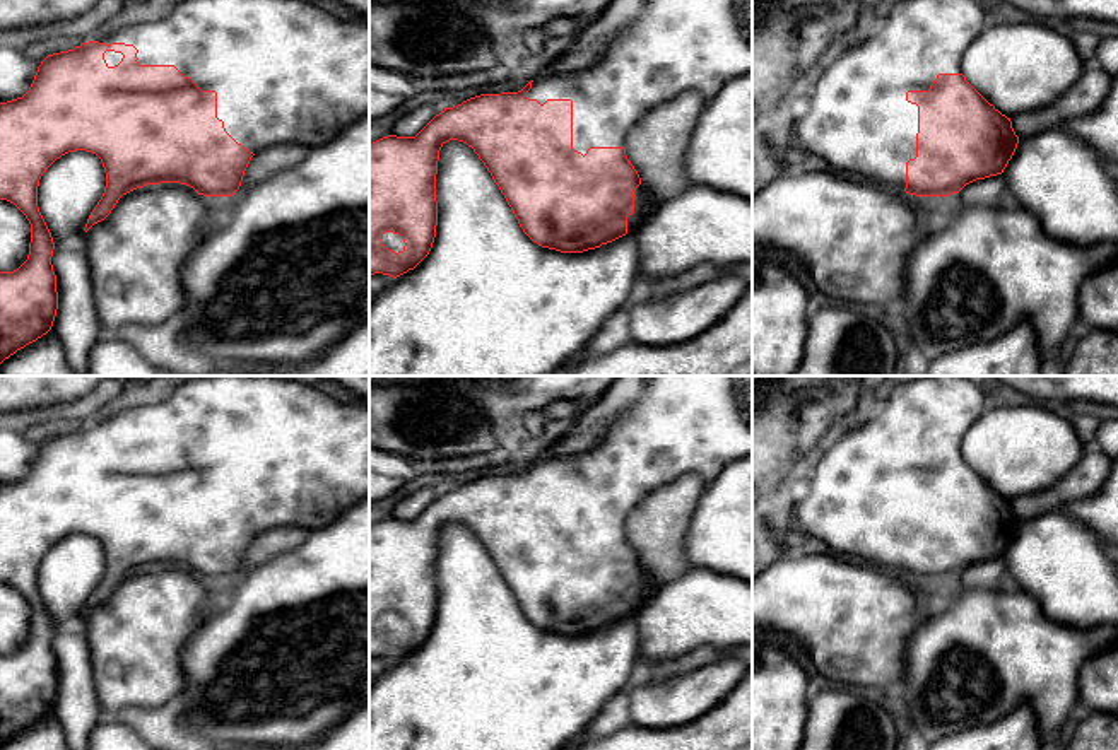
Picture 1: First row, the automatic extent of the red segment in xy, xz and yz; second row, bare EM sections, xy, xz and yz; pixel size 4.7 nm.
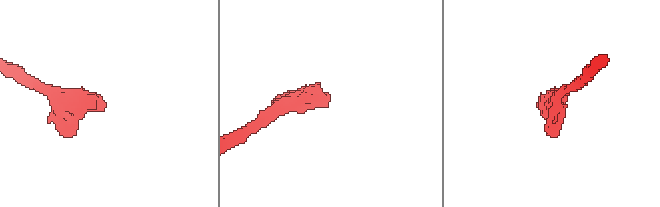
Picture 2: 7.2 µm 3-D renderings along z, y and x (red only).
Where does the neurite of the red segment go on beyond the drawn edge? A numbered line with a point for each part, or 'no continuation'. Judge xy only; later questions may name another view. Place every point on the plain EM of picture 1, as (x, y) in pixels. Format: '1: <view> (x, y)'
1: xy (284, 453)

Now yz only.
1: yz (859, 503)

